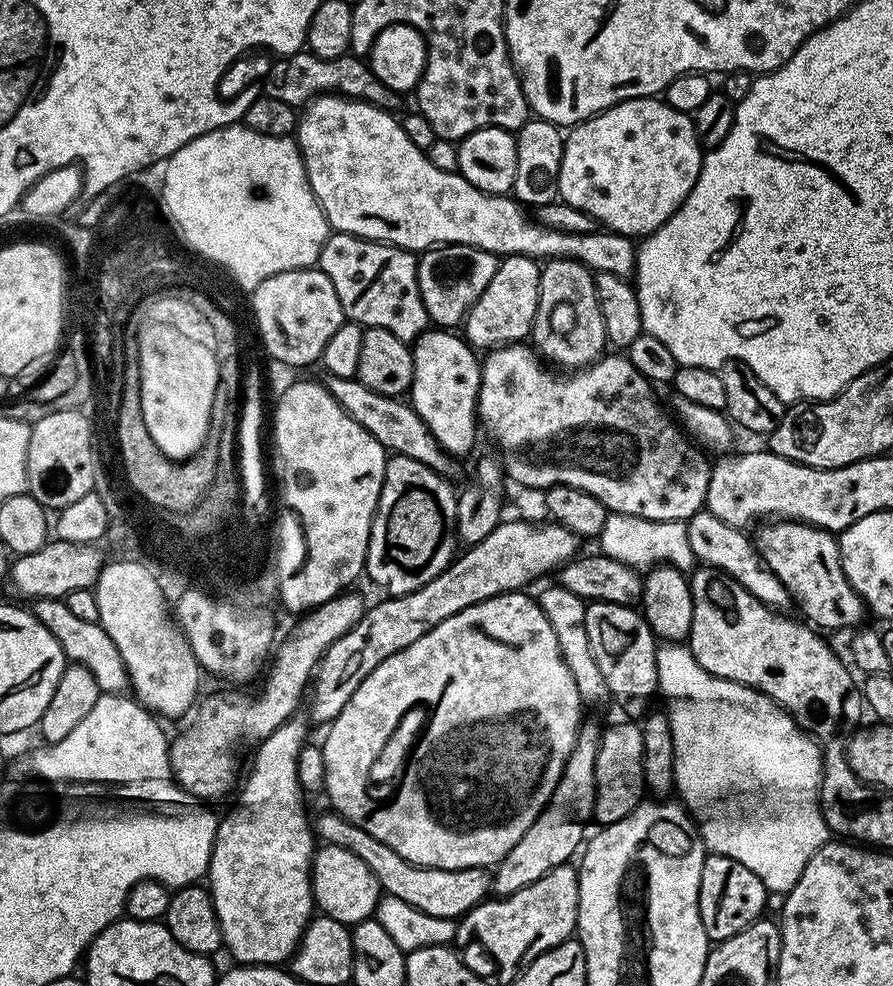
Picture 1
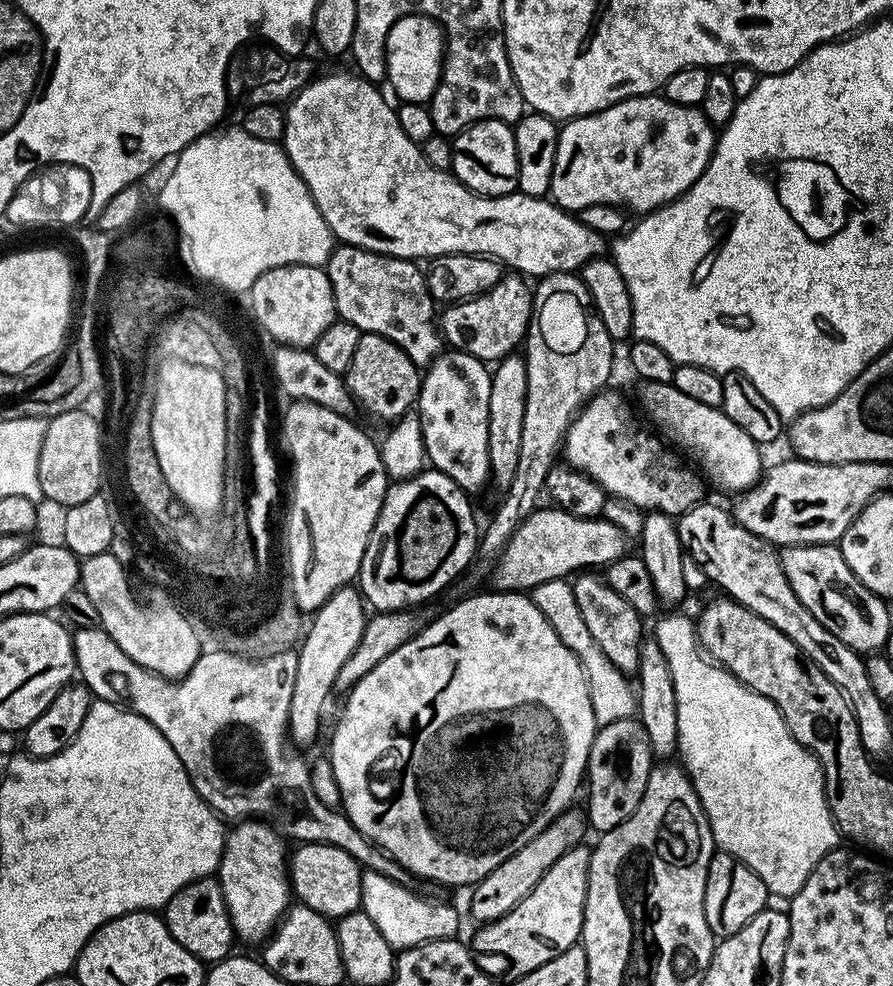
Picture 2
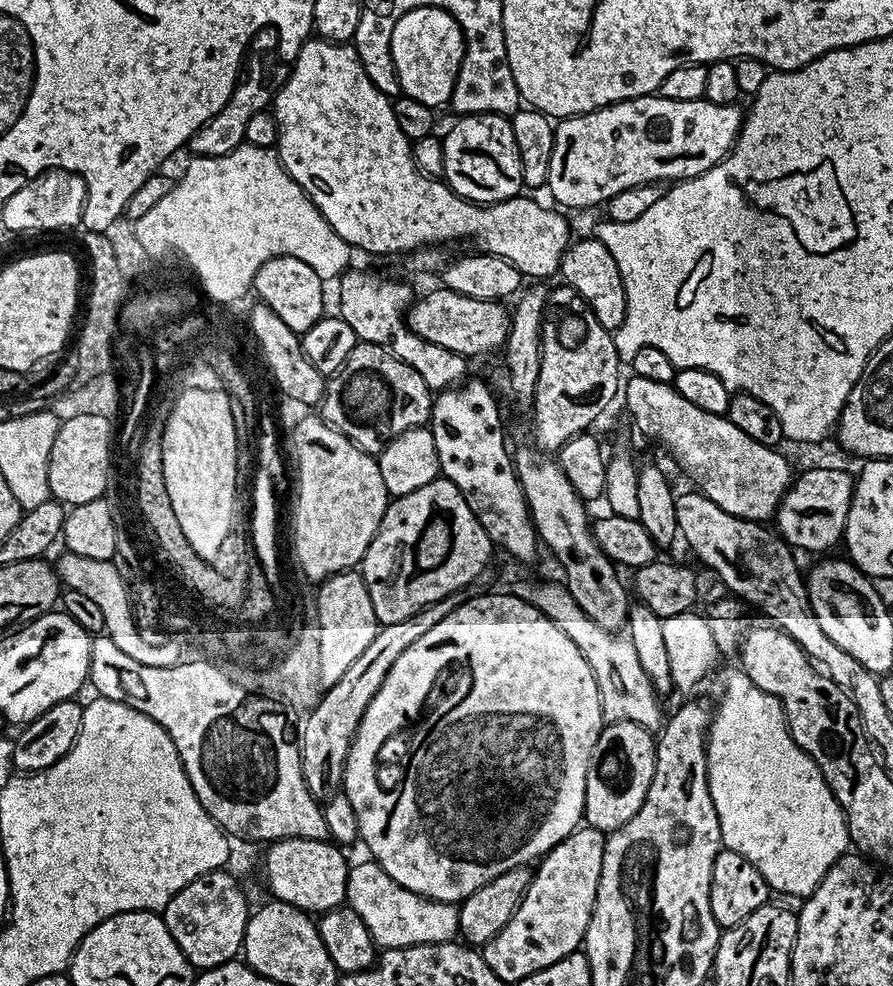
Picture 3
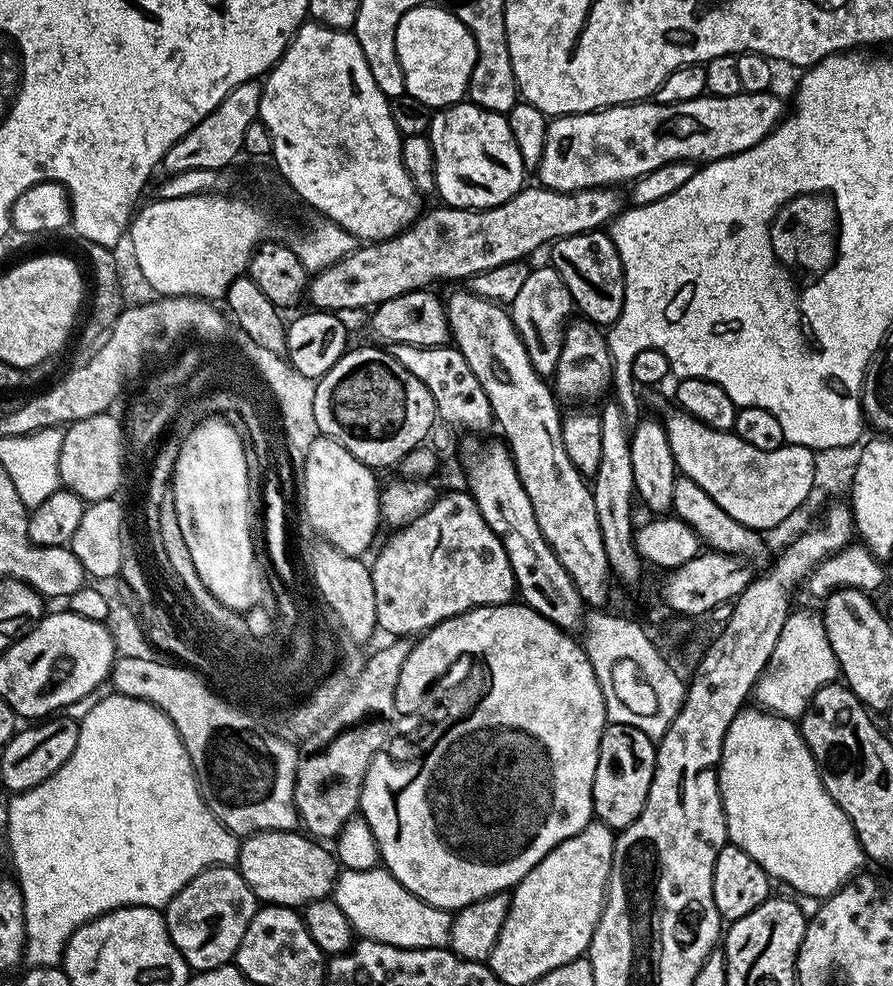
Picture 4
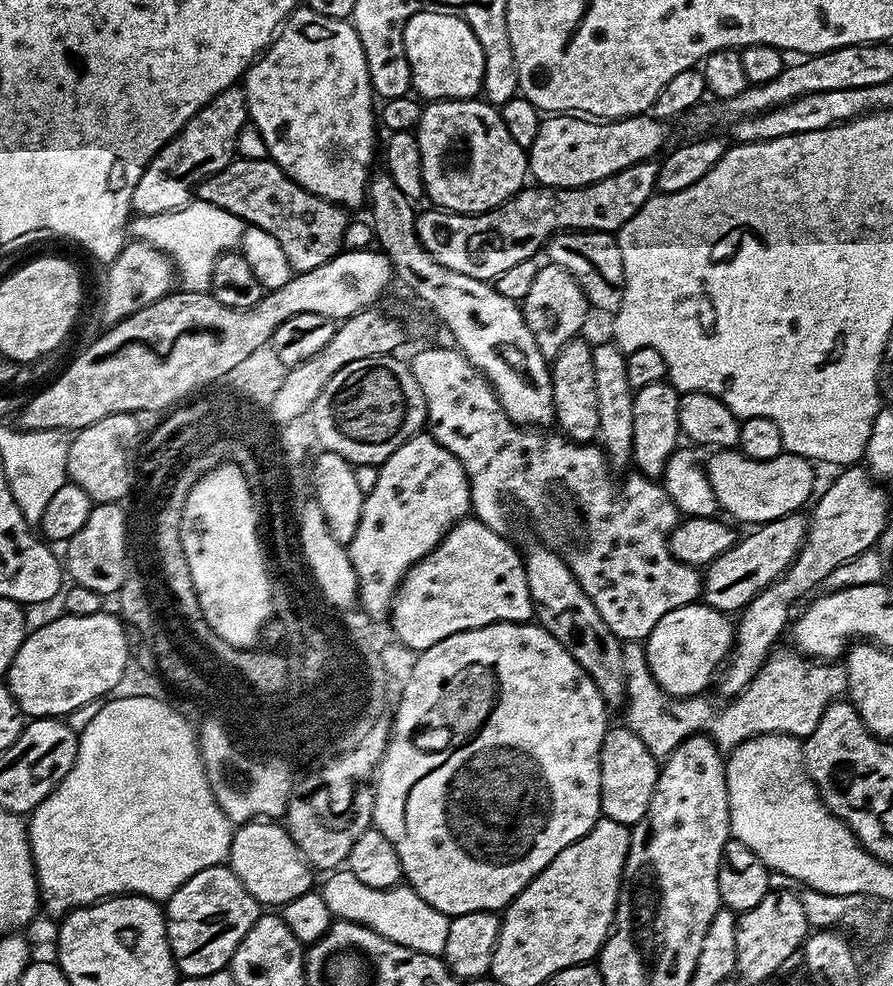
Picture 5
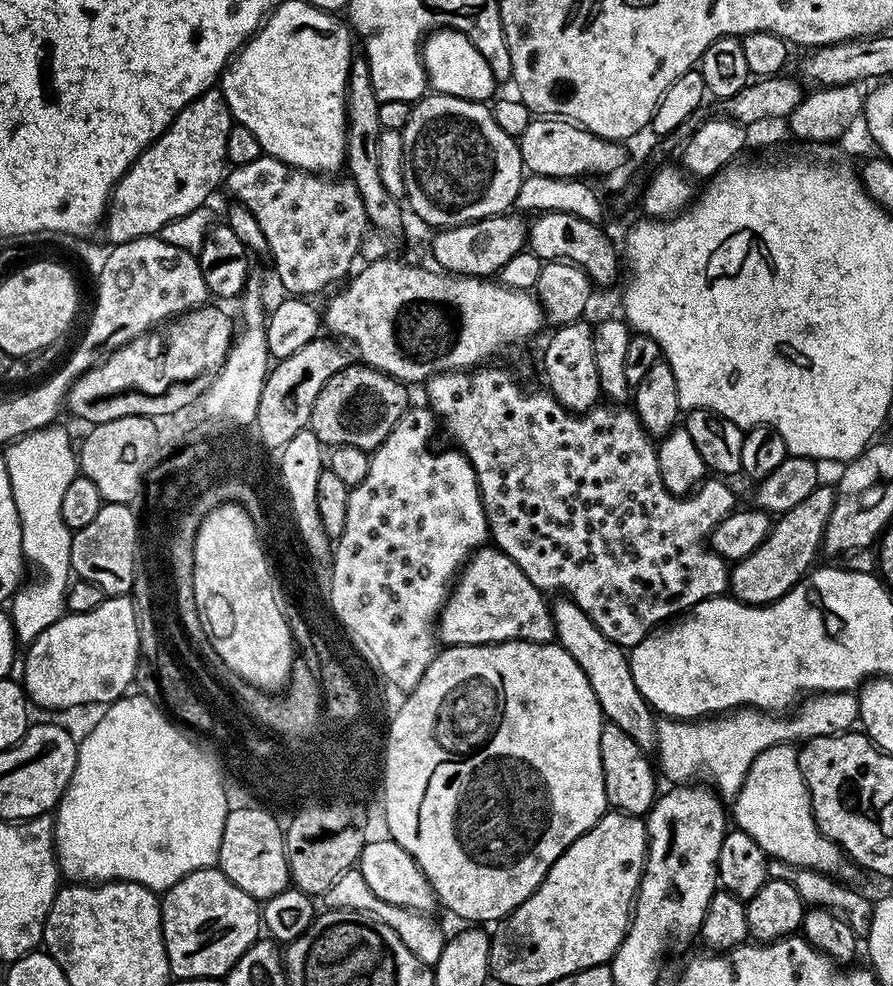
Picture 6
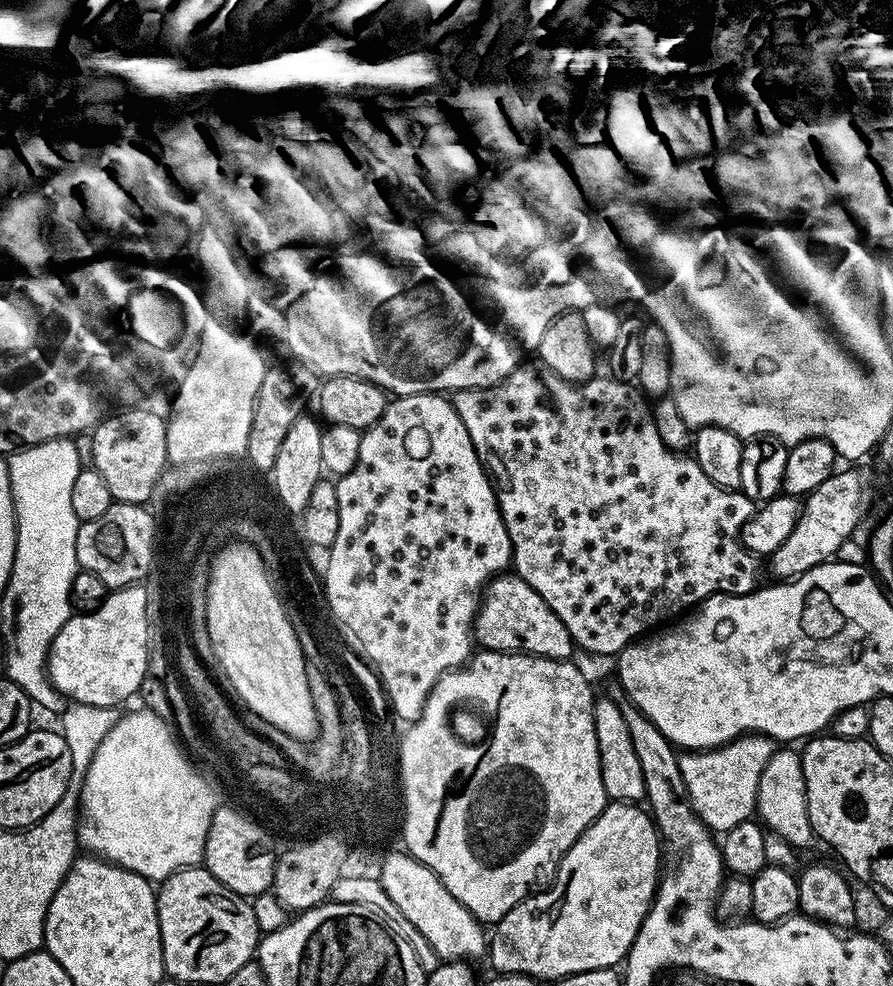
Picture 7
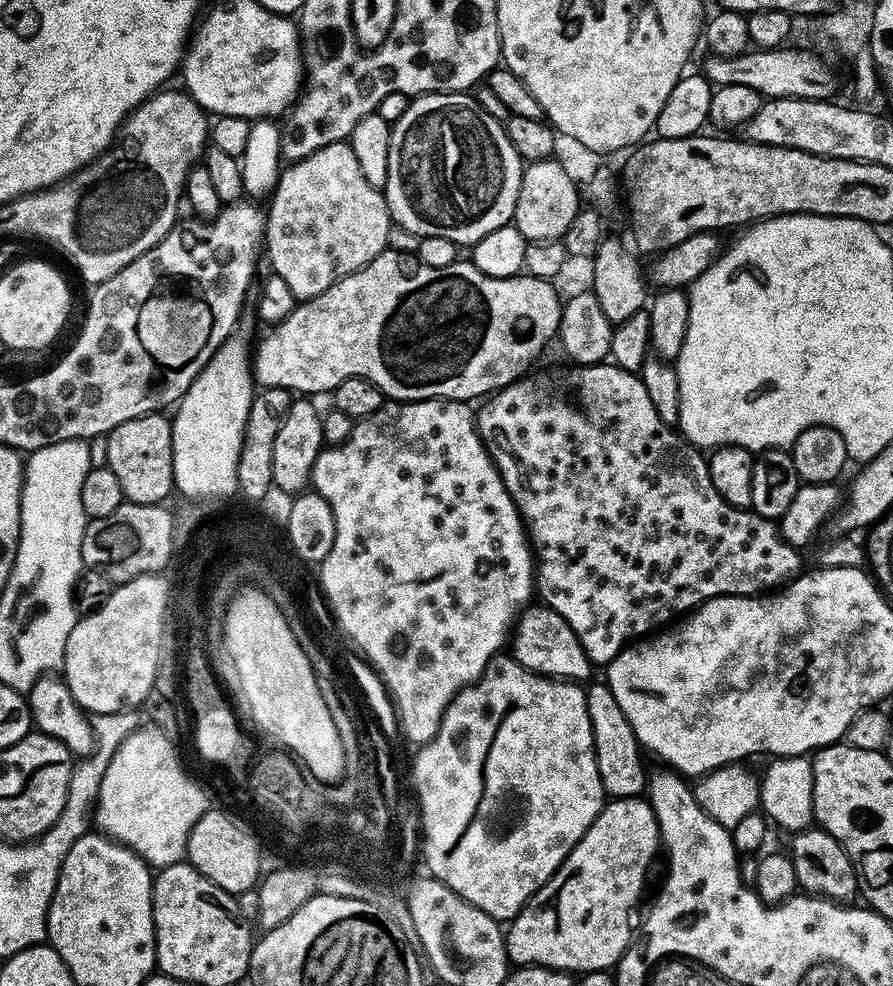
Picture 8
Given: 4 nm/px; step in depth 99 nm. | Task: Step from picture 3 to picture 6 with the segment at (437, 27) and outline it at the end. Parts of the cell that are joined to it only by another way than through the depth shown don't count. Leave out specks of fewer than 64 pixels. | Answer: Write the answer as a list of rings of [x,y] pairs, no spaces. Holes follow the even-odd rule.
[[[447,26],[429,31],[422,40],[422,55],[427,87],[433,93],[463,100],[491,101],[491,96],[498,88],[498,82],[490,70],[490,62],[486,62],[478,46],[470,42],[465,32]]]

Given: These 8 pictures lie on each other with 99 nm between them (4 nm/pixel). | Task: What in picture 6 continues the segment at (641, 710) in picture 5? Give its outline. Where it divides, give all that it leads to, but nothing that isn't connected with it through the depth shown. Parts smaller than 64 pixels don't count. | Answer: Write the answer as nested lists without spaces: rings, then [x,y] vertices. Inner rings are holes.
[[[855,691],[809,695],[791,715],[762,712],[759,708],[745,706],[698,720],[660,718],[656,721],[654,752],[657,756],[654,760],[659,775],[663,779],[665,776],[669,785],[679,786],[700,778],[696,776],[709,776],[711,787],[725,801],[732,802],[739,794],[754,758],[758,758],[762,750],[770,750],[775,744],[795,745],[796,740],[807,742],[815,736],[836,736],[855,729],[859,719],[860,707]]]

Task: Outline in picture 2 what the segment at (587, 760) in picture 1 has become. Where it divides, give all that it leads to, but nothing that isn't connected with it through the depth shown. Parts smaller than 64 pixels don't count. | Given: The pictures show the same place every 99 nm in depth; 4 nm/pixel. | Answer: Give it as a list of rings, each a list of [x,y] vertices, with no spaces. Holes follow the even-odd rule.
[[[576,811],[563,812],[550,826],[546,826],[546,830],[542,830],[542,834],[538,834],[538,838],[530,838],[522,850],[510,854],[502,866],[494,866],[486,878],[475,884],[471,889],[472,897],[468,900],[468,912],[476,919],[477,925],[489,924],[502,918],[502,914],[510,914],[510,910],[514,910],[514,906],[518,906],[518,902],[522,902],[522,898],[526,898],[526,894],[538,886],[542,874],[546,874],[546,870],[550,870],[550,866],[554,866],[554,862],[558,862],[566,850],[577,847],[583,841],[580,839],[586,829],[586,816],[583,811]]]

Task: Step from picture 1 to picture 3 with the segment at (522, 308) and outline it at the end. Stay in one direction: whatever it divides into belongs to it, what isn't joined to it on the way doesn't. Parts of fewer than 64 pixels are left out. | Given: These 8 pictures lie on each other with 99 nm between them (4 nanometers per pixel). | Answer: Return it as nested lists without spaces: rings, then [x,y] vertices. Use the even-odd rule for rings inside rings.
[[[437,286],[433,292],[417,299],[406,313],[408,327],[426,342],[446,346],[460,356],[484,356],[487,352],[503,349],[508,340],[508,331],[512,321],[509,309],[499,300],[479,300],[454,294],[454,290]]]

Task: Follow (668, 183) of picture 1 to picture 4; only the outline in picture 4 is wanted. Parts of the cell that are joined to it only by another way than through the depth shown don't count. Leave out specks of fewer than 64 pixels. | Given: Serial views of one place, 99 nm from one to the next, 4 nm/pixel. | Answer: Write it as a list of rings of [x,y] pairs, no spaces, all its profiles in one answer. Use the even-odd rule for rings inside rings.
[[[772,90],[762,93],[743,91],[730,98],[705,94],[697,100],[681,104],[637,102],[619,104],[616,108],[601,108],[599,112],[580,112],[577,116],[555,117],[549,123],[546,146],[542,150],[538,169],[539,183],[556,192],[620,186],[623,185],[623,180],[637,180],[639,176],[658,170],[658,166],[666,166],[666,162],[711,162],[733,156],[742,150],[750,150],[750,146],[769,136],[786,115],[783,102],[774,93]]]

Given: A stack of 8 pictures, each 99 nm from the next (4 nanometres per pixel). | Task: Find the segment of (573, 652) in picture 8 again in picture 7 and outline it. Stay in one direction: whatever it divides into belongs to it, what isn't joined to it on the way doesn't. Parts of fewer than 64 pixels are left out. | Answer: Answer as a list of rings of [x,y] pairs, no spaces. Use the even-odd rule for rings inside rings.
[[[501,574],[485,587],[476,612],[474,640],[489,652],[525,652],[531,656],[567,660],[574,652],[572,635],[521,576]]]

